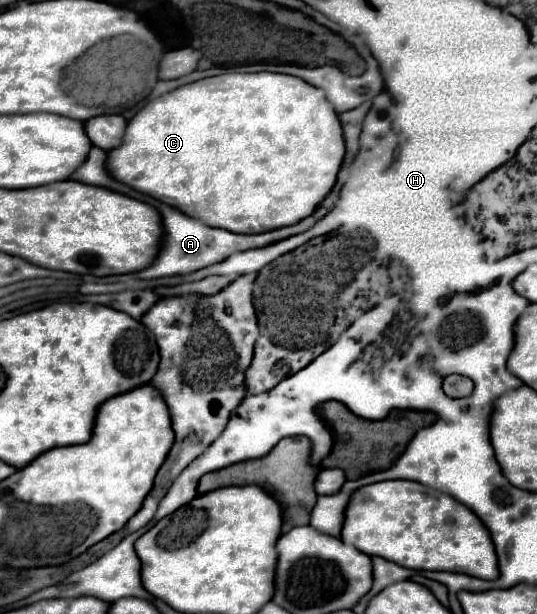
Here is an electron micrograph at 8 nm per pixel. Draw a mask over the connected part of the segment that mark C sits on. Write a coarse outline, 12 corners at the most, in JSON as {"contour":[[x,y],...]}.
{"contour":[[221,74],[105,168],[235,234],[309,216],[345,156],[323,92]]}

